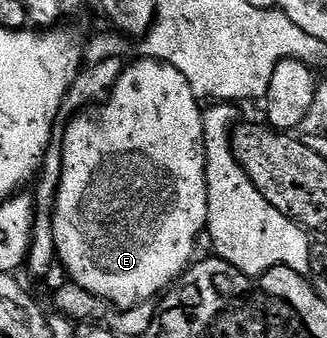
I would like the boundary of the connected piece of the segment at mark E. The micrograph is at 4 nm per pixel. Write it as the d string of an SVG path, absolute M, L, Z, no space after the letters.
M138 58L134 65L126 66L122 76L110 90L109 99L97 110L74 116L65 125L63 138L63 176L60 178L58 197L55 200L54 238L57 263L66 267L73 283L79 284L88 294L104 298L117 308L131 308L161 297L177 281L178 277L190 267L195 259L194 247L198 244L198 235L207 231L208 218L208 182L206 181L206 143L204 142L204 108L199 97L194 95L188 78L180 74L171 64L161 64L158 60Z

